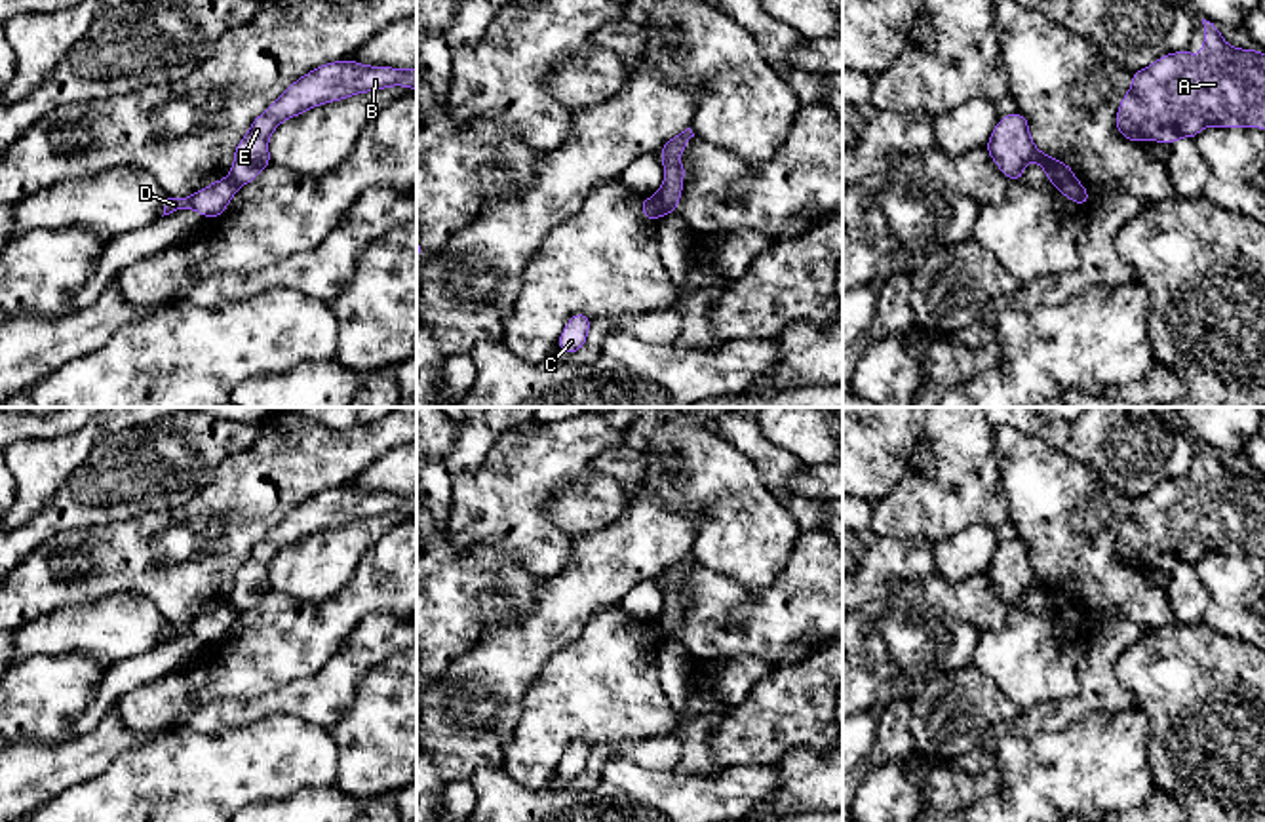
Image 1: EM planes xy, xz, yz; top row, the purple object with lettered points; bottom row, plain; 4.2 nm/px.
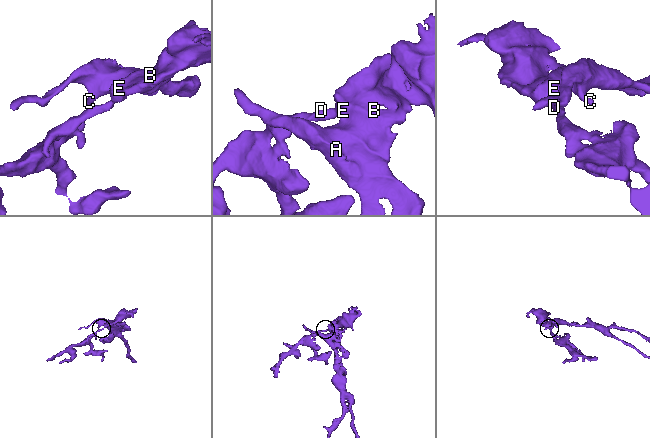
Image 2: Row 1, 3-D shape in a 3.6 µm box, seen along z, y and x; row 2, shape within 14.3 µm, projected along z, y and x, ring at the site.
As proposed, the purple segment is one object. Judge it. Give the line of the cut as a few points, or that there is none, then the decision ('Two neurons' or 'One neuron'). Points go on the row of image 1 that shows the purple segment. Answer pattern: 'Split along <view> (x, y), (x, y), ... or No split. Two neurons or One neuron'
Split along xz (653, 196), (664, 214). Two neurons

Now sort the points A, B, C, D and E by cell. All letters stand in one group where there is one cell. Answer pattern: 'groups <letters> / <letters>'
groups A B C E / D

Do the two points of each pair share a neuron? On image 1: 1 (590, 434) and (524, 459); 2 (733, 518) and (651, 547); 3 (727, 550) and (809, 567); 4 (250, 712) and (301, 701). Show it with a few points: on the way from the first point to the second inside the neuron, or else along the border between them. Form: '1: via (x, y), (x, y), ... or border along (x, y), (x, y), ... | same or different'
1: via (573, 444), (541, 457) | same
2: border along (661, 505), (693, 510), (700, 518), (691, 552) | different
3: border along (801, 531), (788, 564), (756, 594) | different
4: via (263, 706), (288, 701) | same

